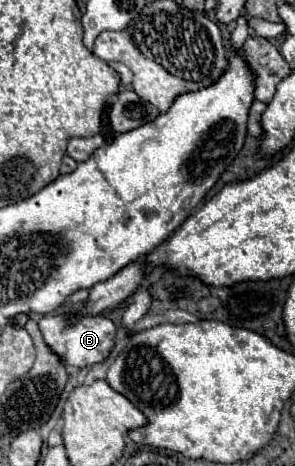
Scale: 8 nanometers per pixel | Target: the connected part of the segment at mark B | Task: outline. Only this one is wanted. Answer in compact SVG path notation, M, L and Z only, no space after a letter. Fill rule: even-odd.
M72 312L56 314L56 316L42 316L38 320L42 338L46 346L60 358L64 366L74 366L74 368L86 368L100 364L108 358L110 348L114 346L116 340L116 326L112 320L104 316L74 316Z

